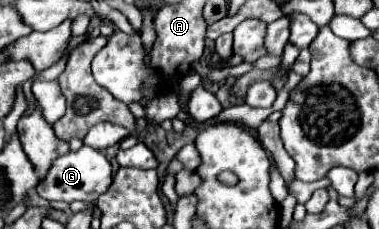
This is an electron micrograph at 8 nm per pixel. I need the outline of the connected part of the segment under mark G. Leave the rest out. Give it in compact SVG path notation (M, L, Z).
M81 146L77 152L67 152L63 156L59 156L57 160L53 160L51 168L47 170L45 178L37 184L37 194L49 202L93 202L97 200L103 192L107 192L107 188L111 186L111 164L105 158L103 152L89 148L89 146Z

